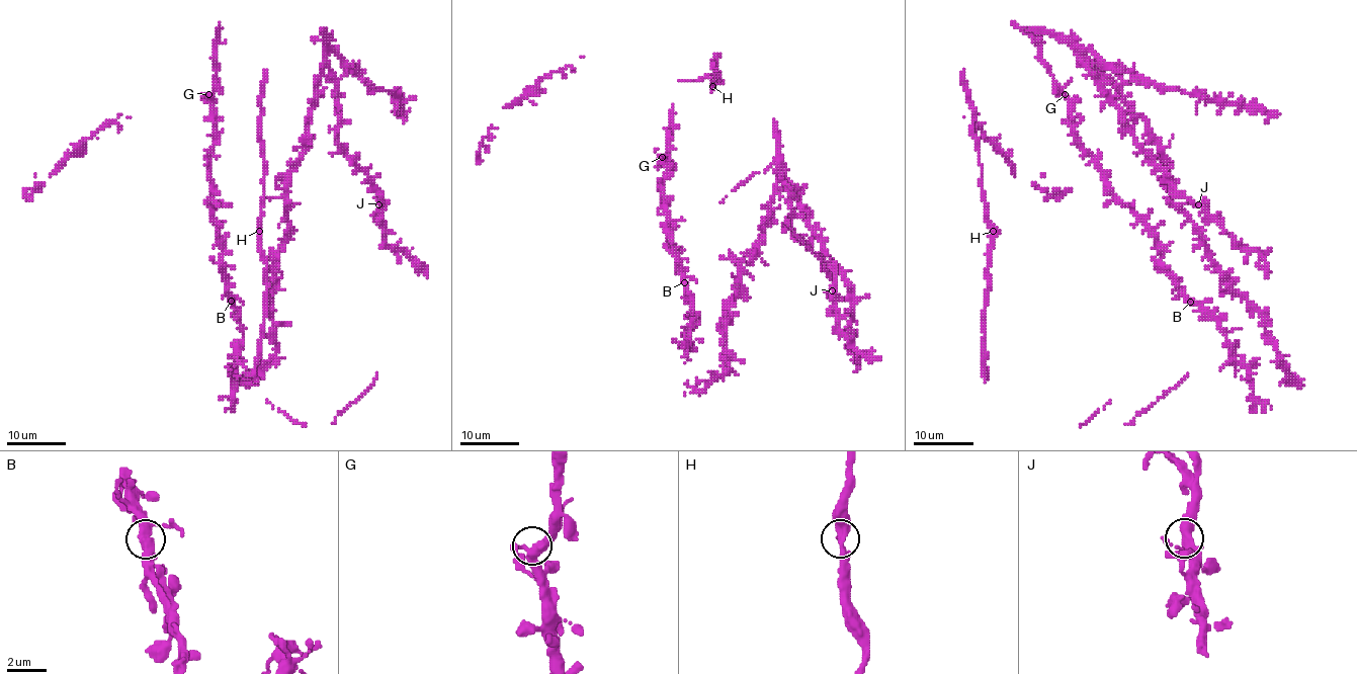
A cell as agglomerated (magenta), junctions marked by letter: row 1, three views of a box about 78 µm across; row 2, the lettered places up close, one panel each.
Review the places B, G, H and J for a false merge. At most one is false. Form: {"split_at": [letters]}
{"split_at": []}

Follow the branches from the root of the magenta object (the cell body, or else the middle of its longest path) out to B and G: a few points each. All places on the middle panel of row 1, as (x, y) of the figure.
B: (691, 323), (695, 315), (684, 281)
G: (691, 323), (695, 319), (692, 301), (666, 227), (662, 179), (667, 173), (667, 164), (662, 157)

